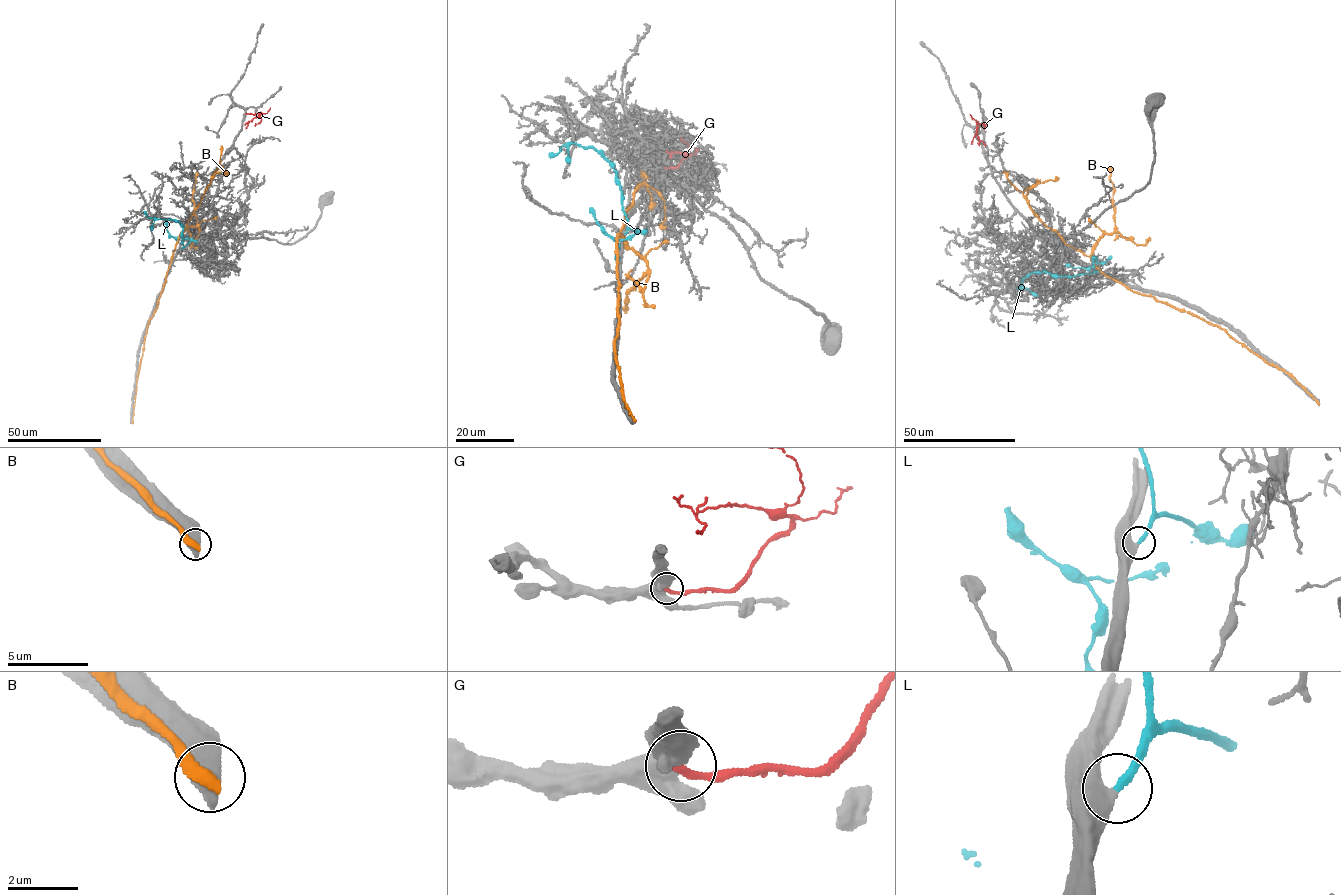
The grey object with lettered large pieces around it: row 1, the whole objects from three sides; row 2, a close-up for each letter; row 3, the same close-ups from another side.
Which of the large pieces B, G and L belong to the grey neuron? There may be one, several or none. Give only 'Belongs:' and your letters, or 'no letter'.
Belongs: L

